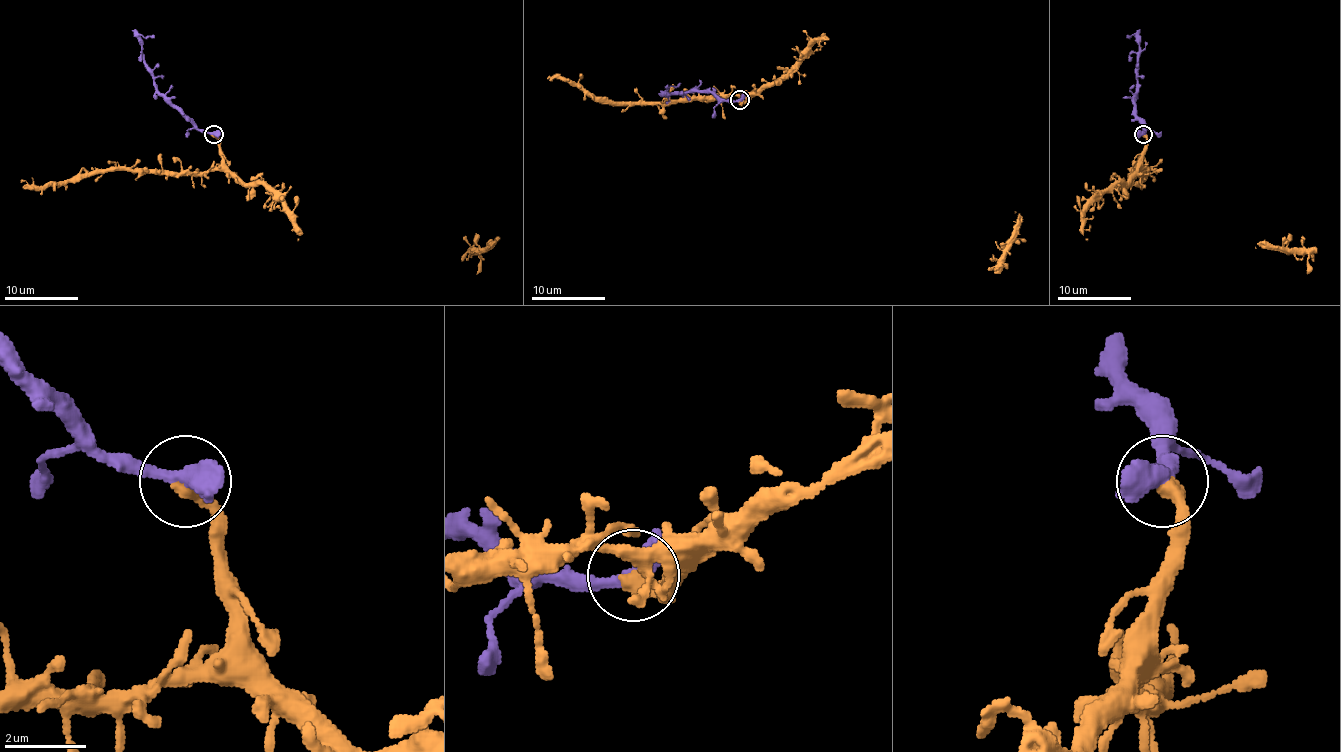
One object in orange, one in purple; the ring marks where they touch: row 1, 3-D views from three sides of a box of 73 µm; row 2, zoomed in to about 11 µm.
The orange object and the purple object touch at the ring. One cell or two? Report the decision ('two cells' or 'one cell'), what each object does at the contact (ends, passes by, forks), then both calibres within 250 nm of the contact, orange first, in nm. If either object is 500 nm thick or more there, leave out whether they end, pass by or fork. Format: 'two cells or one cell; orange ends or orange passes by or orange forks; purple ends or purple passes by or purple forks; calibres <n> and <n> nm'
one cell; orange ends; purple passes by; calibres 420 and 400 nm

